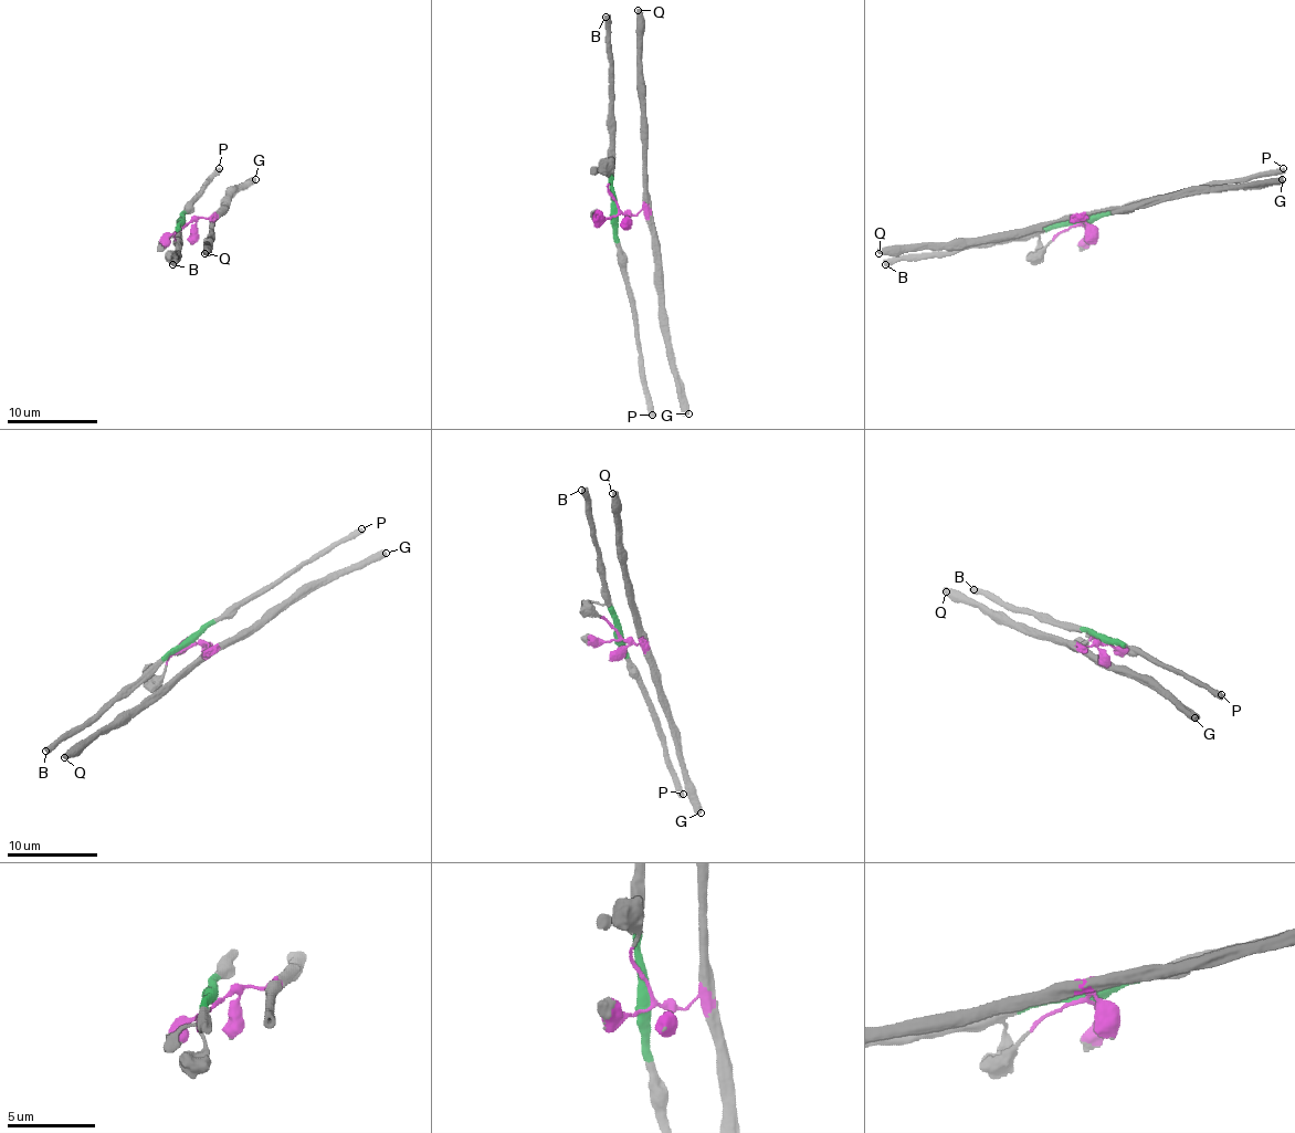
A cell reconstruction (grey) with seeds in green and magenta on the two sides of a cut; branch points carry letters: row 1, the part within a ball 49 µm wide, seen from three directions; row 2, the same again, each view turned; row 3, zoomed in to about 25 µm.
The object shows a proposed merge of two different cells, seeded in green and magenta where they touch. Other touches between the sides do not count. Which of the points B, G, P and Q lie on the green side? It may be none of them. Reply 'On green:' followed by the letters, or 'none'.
On green: B, P

